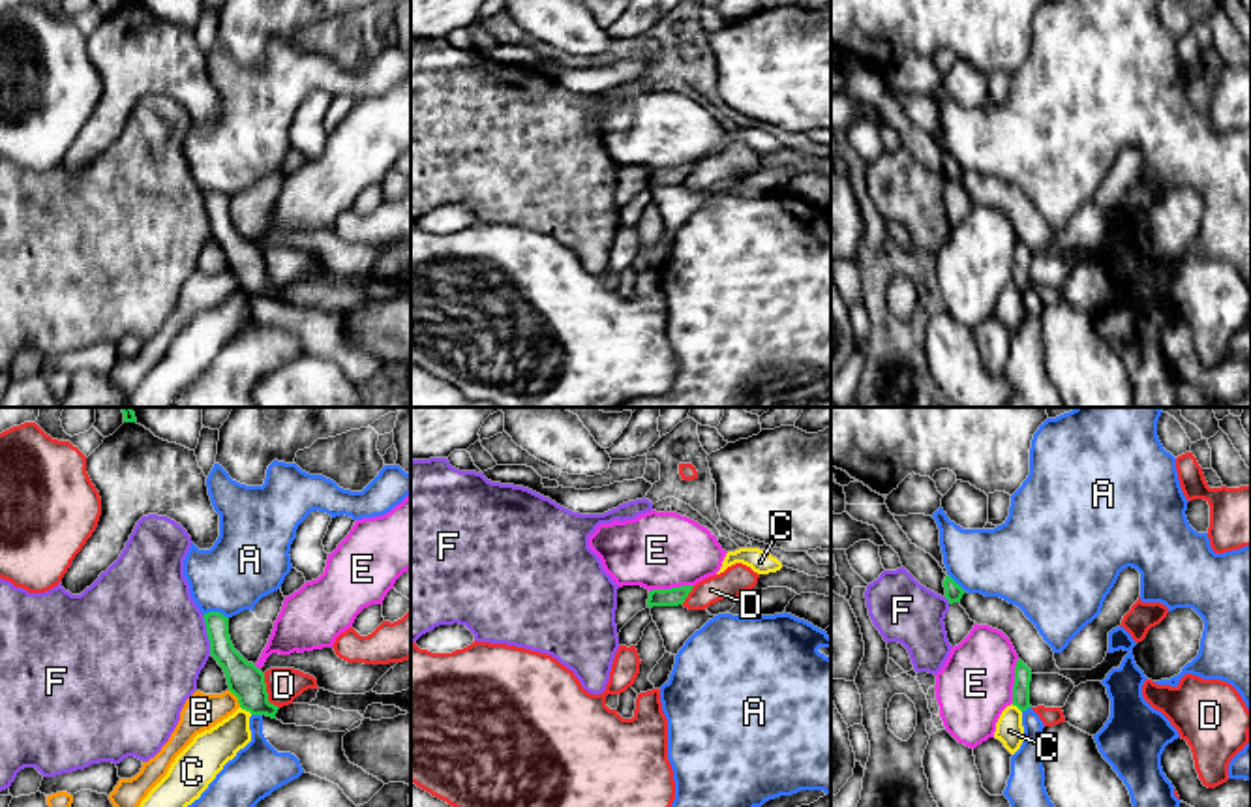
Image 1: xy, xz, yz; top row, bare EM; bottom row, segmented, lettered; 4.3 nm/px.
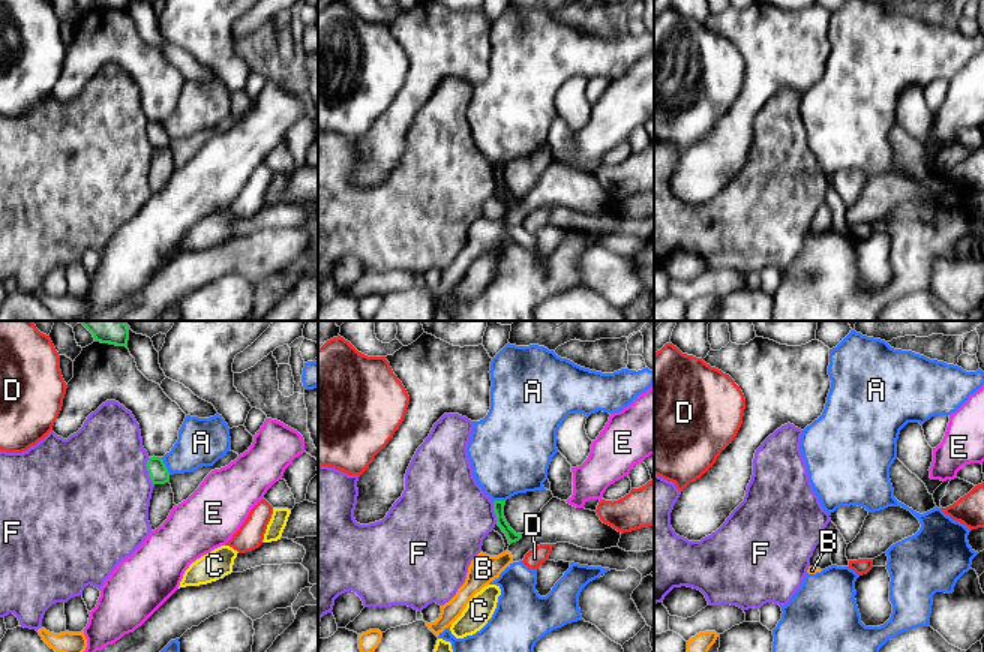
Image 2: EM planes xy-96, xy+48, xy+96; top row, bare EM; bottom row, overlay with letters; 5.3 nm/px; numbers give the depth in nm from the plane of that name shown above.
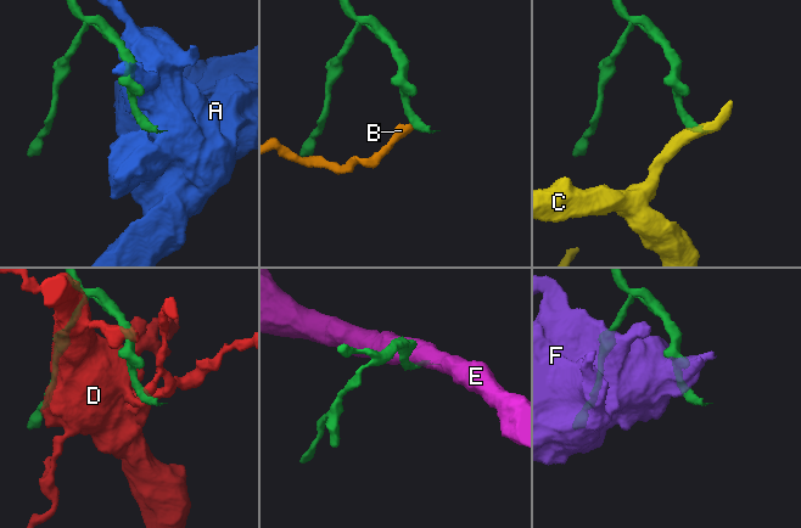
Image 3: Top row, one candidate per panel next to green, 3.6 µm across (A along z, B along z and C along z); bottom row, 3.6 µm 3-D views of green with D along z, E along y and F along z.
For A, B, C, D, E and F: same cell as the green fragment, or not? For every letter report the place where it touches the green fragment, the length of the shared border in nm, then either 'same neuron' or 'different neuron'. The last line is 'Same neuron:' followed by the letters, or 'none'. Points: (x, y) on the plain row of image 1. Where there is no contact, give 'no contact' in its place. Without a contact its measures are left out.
A: xy (216, 192) | 110 nm | different neuron
B: xy (237, 276) | 90 nm | different neuron
C: xy (246, 289) | 70 nm | different neuron
D: xy (267, 273) | 170 nm | different neuron
E: xz (672, 167) | 190 nm | different neuron
F: xy (207, 213) | 170 nm | different neuron
Same neuron: none

